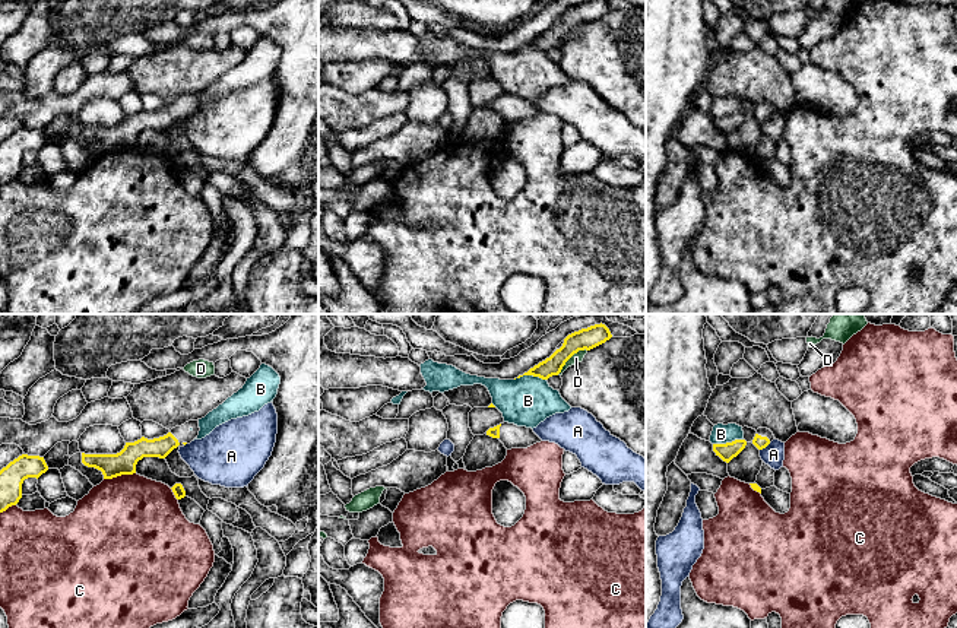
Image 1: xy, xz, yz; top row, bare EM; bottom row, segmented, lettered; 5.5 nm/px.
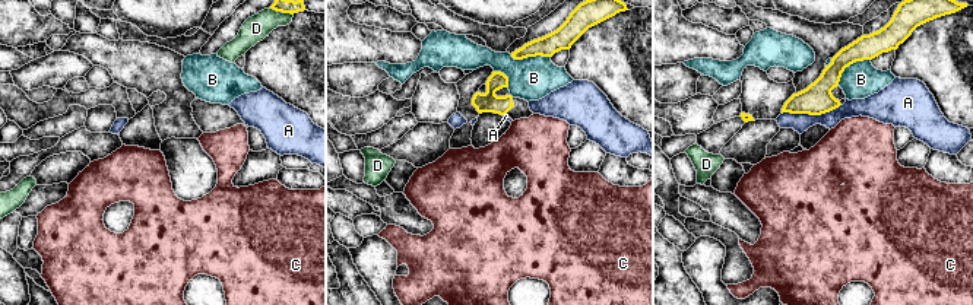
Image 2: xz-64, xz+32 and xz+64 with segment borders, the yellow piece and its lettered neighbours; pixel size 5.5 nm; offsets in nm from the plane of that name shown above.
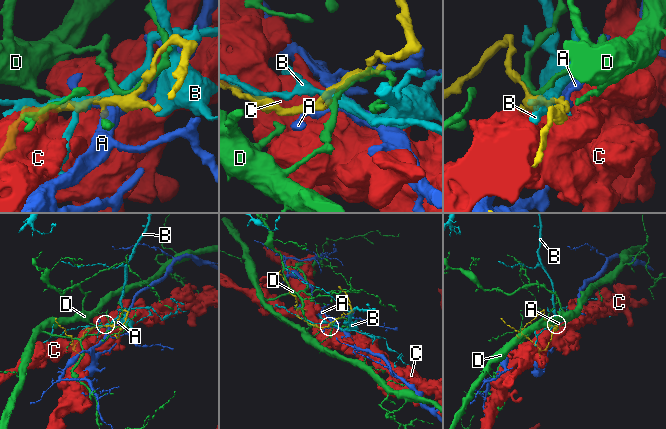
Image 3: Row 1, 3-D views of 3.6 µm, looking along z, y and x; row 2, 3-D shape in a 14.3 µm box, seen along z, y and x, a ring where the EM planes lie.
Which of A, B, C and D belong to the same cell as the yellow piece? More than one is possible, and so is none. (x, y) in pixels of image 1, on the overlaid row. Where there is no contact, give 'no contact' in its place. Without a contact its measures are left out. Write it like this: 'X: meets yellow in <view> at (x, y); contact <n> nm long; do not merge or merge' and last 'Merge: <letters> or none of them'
A: meets yellow in yz at (764, 447); contact 80 nm long; do not merge
B: meets yellow in xz at (529, 374); contact 180 nm long; do not merge
C: meets yellow in xy at (119, 475); contact 180 nm long; do not merge
D: meets yellow in xz at (570, 357); contact 220 nm long; do not merge
Merge: none of them

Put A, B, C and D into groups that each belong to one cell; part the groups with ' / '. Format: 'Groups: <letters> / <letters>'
Groups: A / B / C / D

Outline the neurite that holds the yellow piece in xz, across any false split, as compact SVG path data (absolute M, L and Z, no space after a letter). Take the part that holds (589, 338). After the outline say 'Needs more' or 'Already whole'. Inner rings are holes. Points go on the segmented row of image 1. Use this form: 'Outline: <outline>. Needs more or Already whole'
Outline: M595 324L587 329L582 329L568 334L564 343L549 358L530 368L523 375L533 375L542 380L548 380L552 375L558 375L565 362L579 351L590 351L612 337L609 329L605 324Z. Already whole

